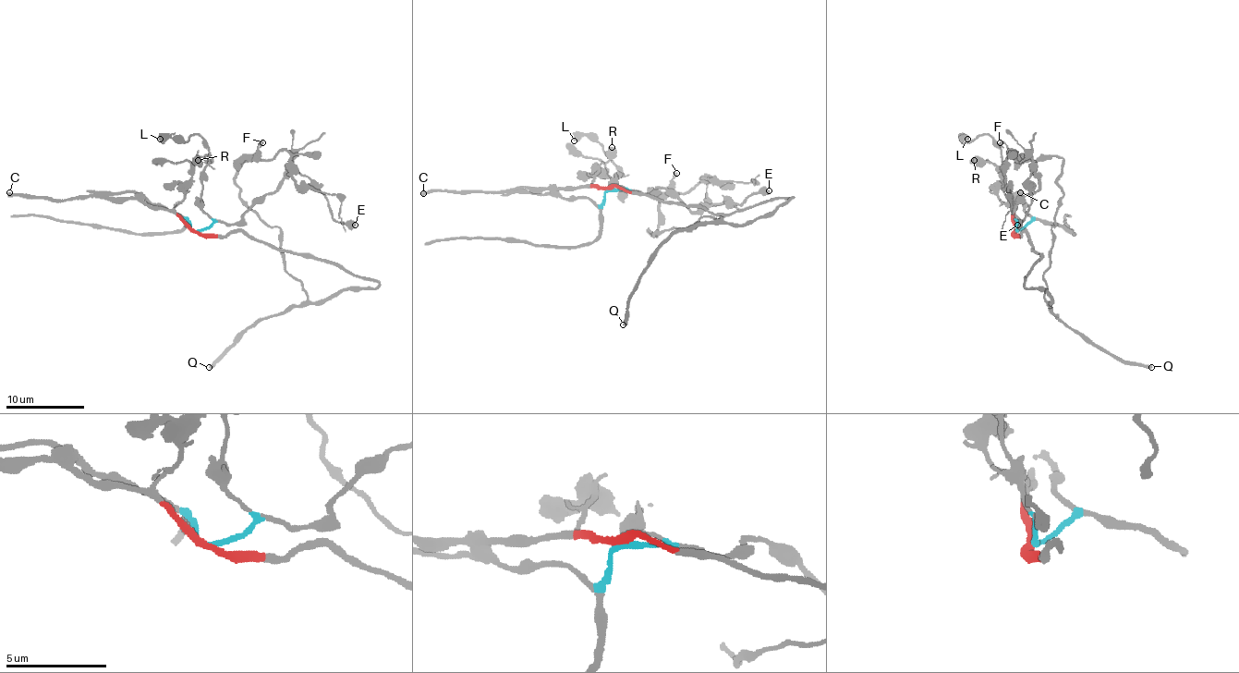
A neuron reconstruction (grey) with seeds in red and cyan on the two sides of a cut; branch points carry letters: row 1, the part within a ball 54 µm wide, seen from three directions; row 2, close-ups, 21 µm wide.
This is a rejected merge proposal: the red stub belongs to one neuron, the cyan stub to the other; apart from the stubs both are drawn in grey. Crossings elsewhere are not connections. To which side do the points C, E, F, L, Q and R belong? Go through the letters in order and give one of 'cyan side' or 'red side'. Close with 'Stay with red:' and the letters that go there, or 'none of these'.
C: red side
E: cyan side
F: red side
L: cyan side
Q: red side
R: red side
Stay with red: C, F, Q, R

